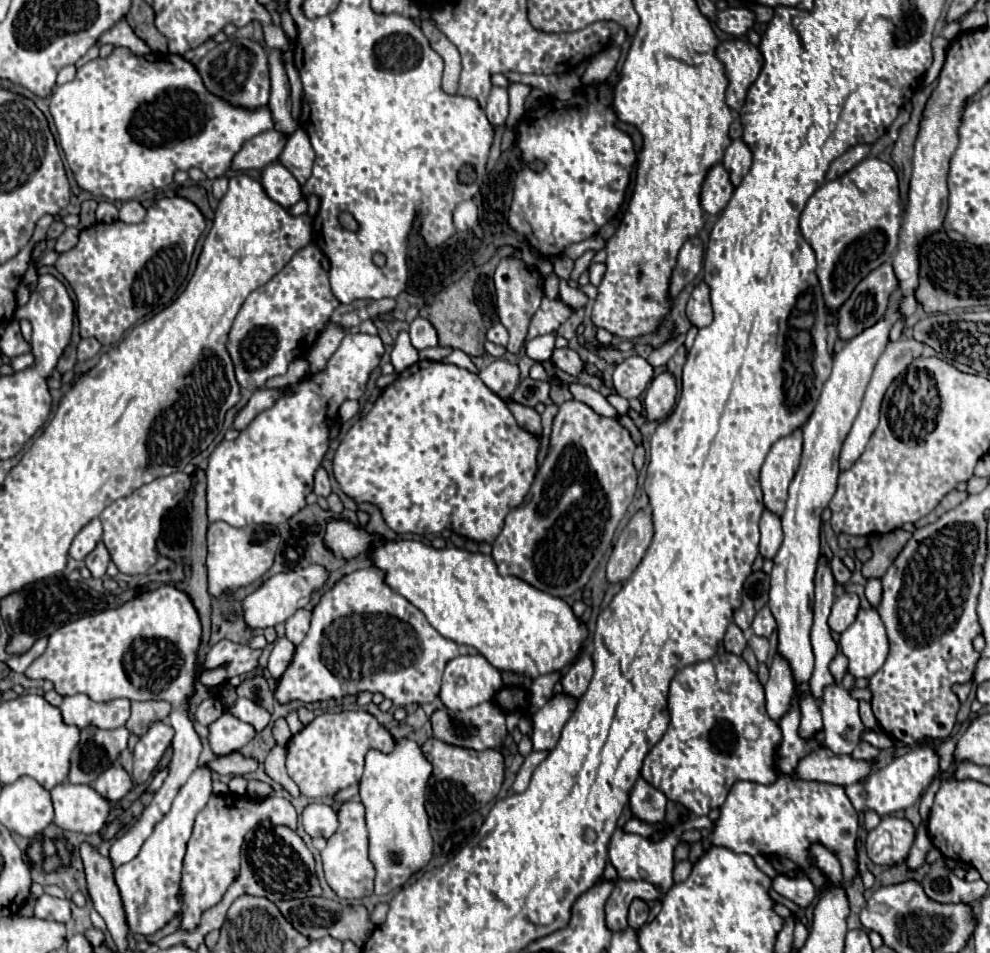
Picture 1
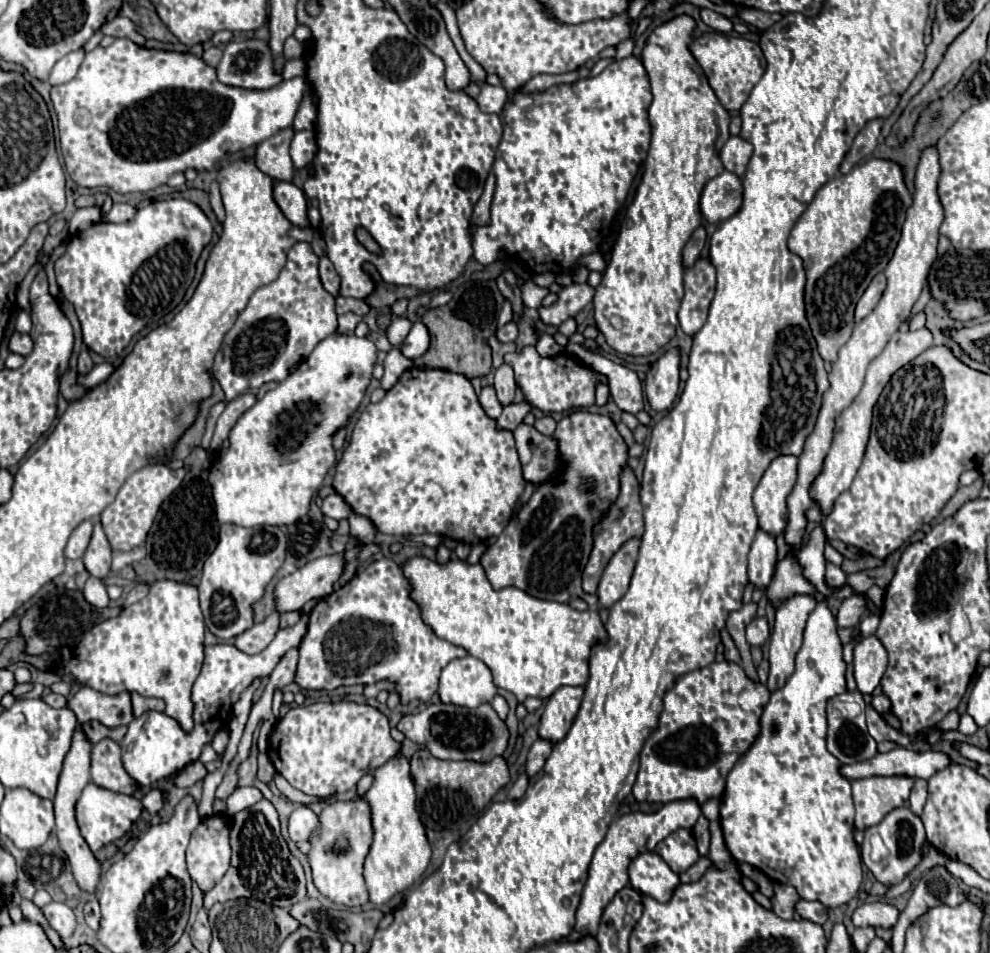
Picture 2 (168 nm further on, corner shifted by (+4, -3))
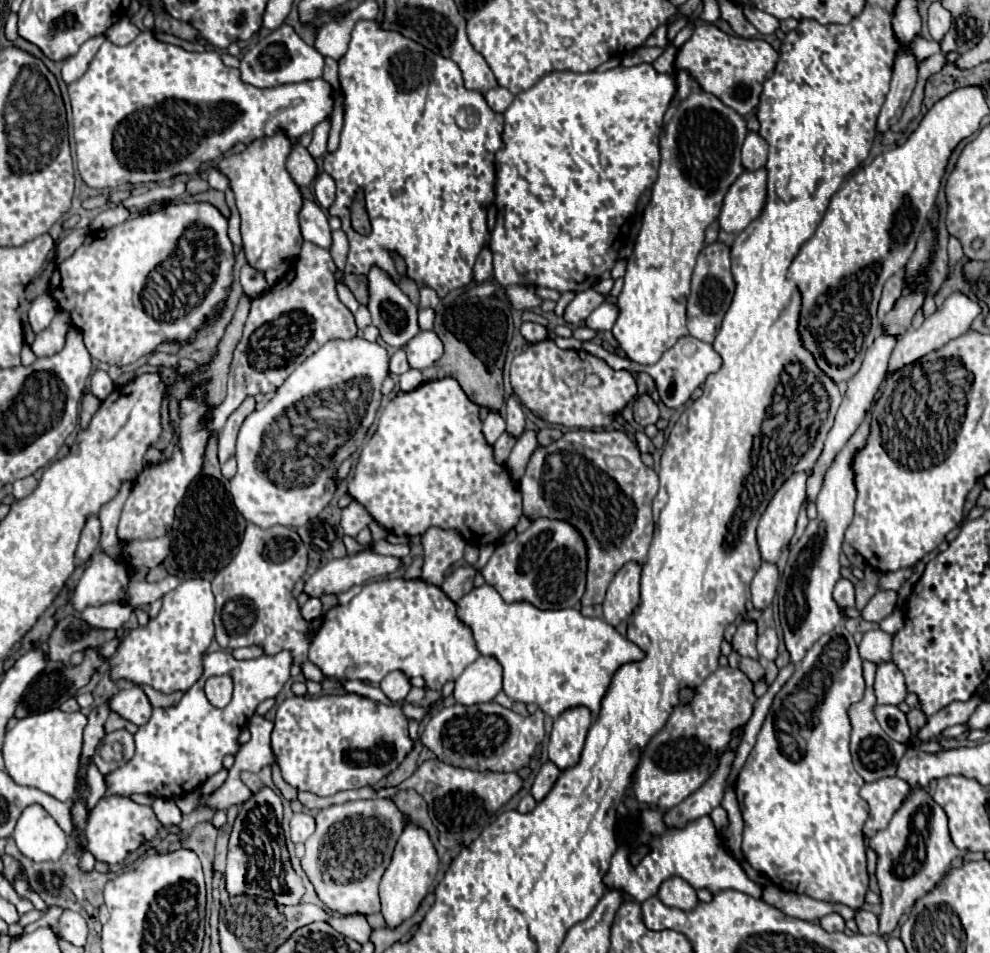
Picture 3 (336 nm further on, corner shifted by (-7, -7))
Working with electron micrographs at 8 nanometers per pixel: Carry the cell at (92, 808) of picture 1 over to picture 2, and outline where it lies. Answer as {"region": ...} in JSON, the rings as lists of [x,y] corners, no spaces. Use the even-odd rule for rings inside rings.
{"region":[[[89,782],[77,802],[77,822],[79,822],[79,830],[83,834],[83,838],[87,840],[89,848],[93,852],[97,852],[99,848],[111,844],[113,840],[125,836],[133,822],[141,816],[143,812],[143,806],[137,798],[133,796],[127,796],[127,794],[117,794],[117,792],[111,792],[111,790],[105,790],[93,782]]]}

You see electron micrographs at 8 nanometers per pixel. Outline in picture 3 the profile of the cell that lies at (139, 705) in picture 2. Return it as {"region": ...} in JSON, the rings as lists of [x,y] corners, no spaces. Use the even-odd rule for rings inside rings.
{"region":[[[144,686],[142,690],[146,692],[146,696],[148,696],[148,700],[150,700],[150,704],[154,708],[170,708],[170,706],[176,706],[180,702],[180,696],[182,696],[182,694],[162,694],[162,692],[158,692],[158,690],[150,688],[150,686]]]}

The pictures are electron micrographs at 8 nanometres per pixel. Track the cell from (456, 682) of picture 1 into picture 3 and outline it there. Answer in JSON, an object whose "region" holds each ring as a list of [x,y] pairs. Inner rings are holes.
{"region":[[[480,656],[454,682],[454,698],[464,706],[492,702],[500,690],[502,666],[492,656]]]}

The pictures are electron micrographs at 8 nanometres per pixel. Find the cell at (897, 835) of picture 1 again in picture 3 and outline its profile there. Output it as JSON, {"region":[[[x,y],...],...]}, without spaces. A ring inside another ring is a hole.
{"region":[[[914,788],[894,814],[890,826],[870,838],[870,846],[878,854],[876,878],[882,896],[878,936],[890,936],[900,916],[908,912],[918,898],[928,894],[942,880],[950,862],[960,856],[960,850],[956,850],[948,838],[946,820],[944,810],[930,798],[928,790]]]}

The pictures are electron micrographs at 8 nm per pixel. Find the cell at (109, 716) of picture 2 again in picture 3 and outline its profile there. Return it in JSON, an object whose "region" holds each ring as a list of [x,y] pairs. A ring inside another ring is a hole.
{"region":[[[130,686],[120,690],[118,694],[110,696],[106,704],[110,712],[116,712],[118,716],[130,720],[136,726],[144,726],[152,714],[152,706],[140,686]]]}

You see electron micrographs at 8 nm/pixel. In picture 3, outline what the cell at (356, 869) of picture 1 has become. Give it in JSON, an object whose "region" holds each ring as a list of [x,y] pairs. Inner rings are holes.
{"region":[[[356,800],[320,810],[316,814],[316,832],[306,840],[306,854],[302,858],[302,868],[314,884],[318,898],[338,914],[366,916],[380,912],[378,882],[392,858],[402,828],[404,814],[392,800]],[[332,834],[342,836],[342,842],[332,842]]]}

